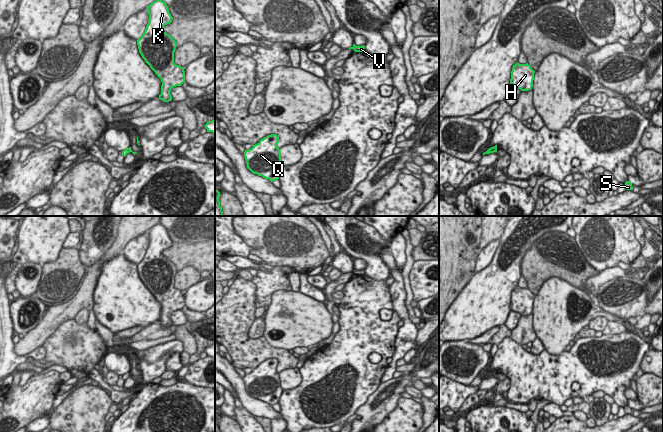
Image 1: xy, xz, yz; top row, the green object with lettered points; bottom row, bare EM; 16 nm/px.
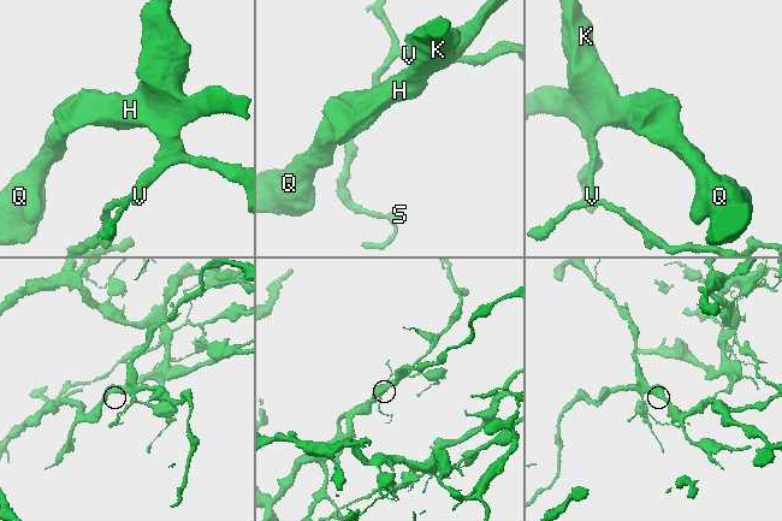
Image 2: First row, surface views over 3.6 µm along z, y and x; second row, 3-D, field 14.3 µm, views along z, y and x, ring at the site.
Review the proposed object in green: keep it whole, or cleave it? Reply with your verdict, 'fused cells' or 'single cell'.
fused cells

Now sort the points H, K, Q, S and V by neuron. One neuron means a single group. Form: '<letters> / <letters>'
H K Q V / S

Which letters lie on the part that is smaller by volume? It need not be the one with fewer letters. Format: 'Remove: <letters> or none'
Remove: S

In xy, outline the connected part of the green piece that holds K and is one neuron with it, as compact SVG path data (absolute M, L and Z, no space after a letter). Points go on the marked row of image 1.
M162 0L148 7L149 20L143 35L137 40L139 53L155 74L161 79L159 99L172 100L171 89L185 82L184 68L174 63L176 41L163 28L172 22L167 4Z

